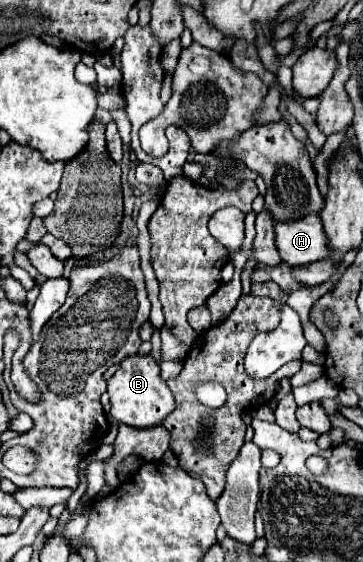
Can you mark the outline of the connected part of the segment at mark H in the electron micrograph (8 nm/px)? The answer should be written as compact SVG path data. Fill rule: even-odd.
M317 213L275 223L275 245L281 259L291 267L327 257L327 239Z

